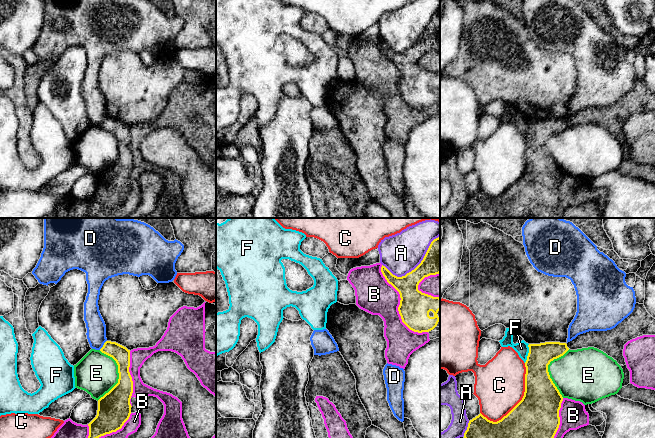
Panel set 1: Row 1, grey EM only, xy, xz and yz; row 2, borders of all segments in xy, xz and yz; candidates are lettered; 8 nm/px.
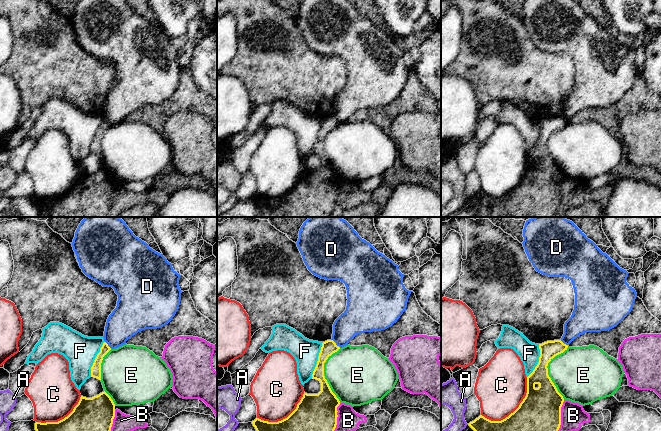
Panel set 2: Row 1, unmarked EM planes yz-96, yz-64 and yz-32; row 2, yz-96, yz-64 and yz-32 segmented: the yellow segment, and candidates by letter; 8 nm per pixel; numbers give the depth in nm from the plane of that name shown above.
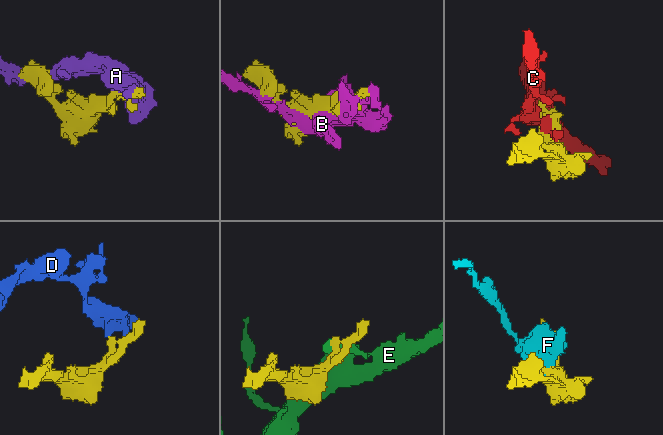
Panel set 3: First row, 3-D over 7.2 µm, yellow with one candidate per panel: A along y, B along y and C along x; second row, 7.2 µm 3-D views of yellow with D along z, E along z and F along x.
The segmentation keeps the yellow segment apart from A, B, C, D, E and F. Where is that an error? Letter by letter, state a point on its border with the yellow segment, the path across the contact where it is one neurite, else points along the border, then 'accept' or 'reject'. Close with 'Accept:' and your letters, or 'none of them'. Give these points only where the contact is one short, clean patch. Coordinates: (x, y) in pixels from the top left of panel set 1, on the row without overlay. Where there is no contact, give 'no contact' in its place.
A: contact xz (416, 43); reject
B: contact xz (399, 82); reject
C: contact yz (522, 174); reject
D: contact xy (103, 121); border xy (106, 116), (99, 125); reject
E: contact xy (119, 150); reject
F: contact yz (528, 129); reject
Accept: none of them

